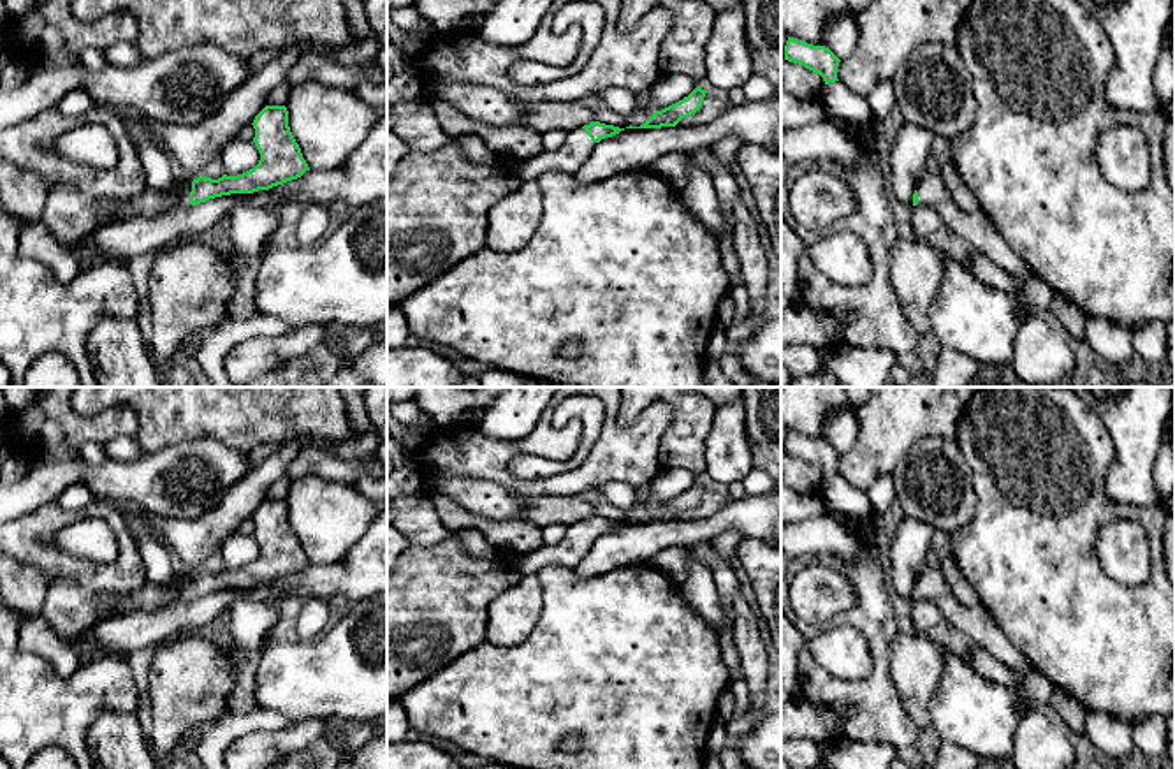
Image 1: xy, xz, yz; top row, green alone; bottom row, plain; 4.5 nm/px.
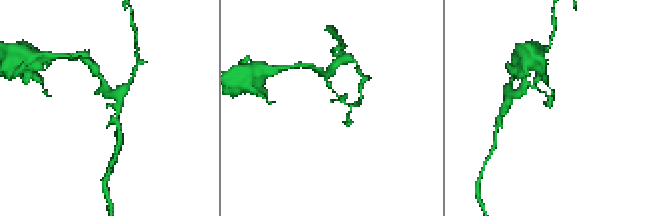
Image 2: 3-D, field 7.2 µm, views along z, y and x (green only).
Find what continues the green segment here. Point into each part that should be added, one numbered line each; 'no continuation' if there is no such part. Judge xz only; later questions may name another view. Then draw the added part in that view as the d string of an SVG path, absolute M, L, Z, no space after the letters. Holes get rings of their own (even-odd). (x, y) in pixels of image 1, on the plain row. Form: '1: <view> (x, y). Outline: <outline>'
1: xz (414, 514). Outline: M424 493L392 498L390 507L390 526L405 533L413 546L433 547L450 537L456 537L470 556L491 561L507 560L522 574L522 577L536 574L547 565L573 568L586 556L596 538L580 521L568 526L565 537L558 544L542 544L538 549L528 554L512 556L493 547L480 533L473 530L452 531L445 528L436 516L434 505Z

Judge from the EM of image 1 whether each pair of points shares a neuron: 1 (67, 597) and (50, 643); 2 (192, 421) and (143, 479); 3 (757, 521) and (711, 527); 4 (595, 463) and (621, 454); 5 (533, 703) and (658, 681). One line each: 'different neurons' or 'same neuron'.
1: different neurons
2: different neurons
3: same neuron
4: same neuron
5: same neuron

